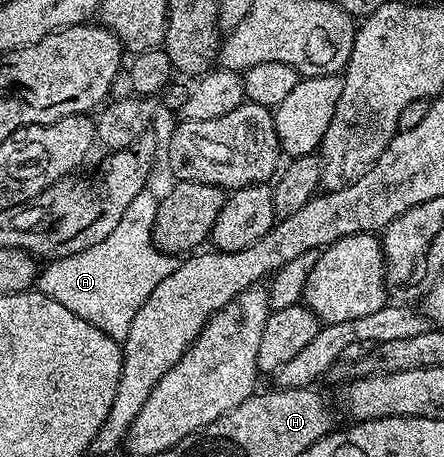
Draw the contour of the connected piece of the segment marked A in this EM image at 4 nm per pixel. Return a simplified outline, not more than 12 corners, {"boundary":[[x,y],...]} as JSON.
{"boundary":[[158,193],[103,242],[48,261],[36,291],[123,342],[175,271],[153,242]]}

